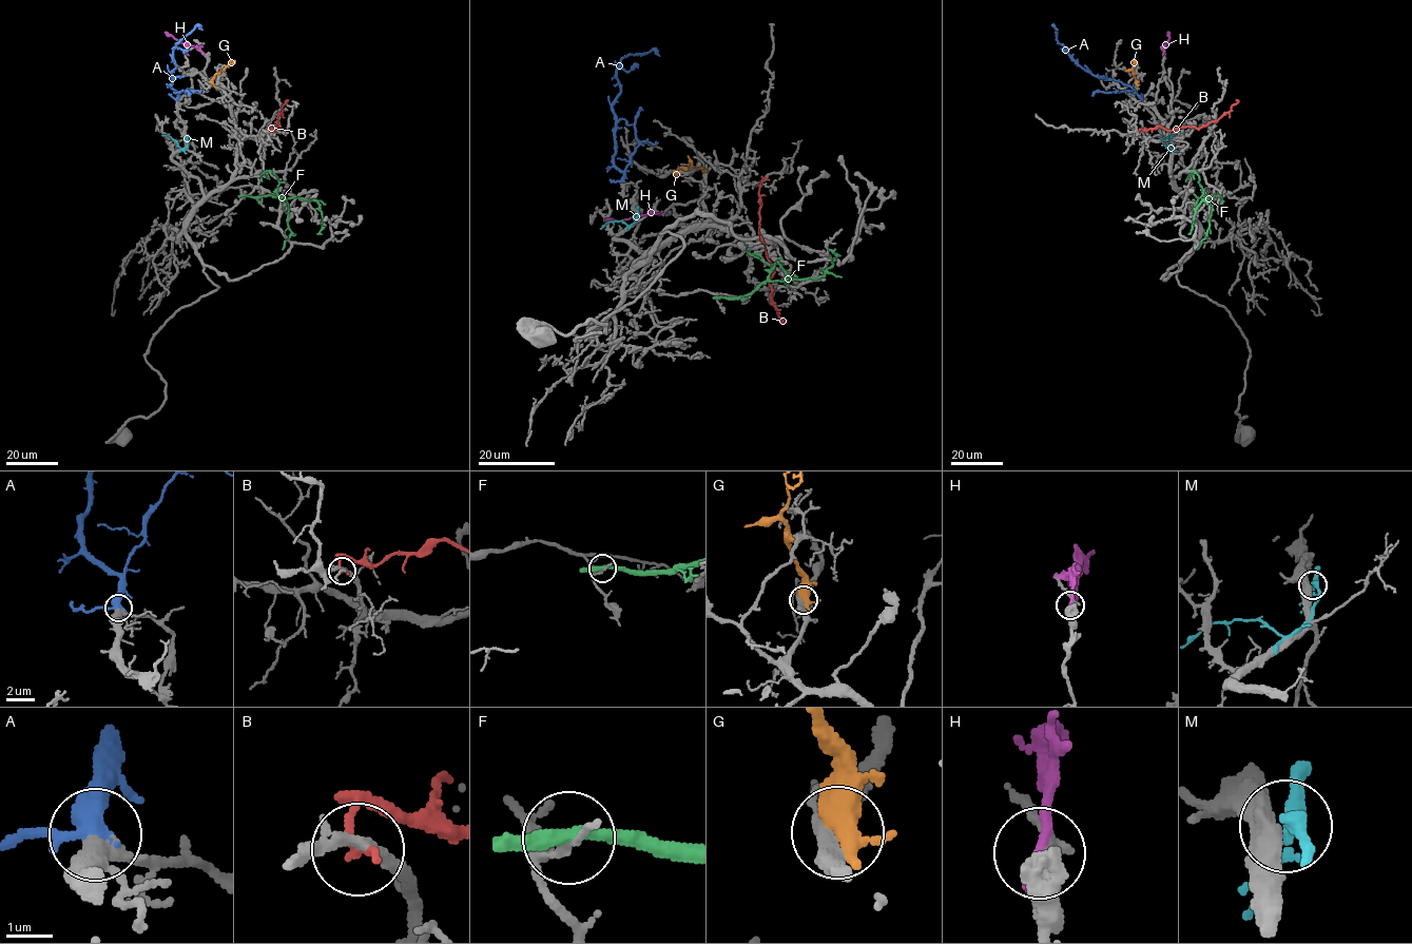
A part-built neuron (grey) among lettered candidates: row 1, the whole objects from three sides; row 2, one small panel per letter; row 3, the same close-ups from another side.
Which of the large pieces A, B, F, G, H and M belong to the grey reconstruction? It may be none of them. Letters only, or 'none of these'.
A

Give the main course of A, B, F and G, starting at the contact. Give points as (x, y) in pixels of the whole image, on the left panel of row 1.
A: (177, 100), (178, 93), (171, 87), (170, 75), (175, 69), (173, 49), (196, 25), (202, 30)
B: (274, 132), (269, 128), (279, 128), (276, 122), (277, 115), (288, 100)
F: (243, 196), (314, 199), (321, 211), (322, 229), (317, 234)
G: (213, 84), (212, 79), (233, 63), (231, 60)

